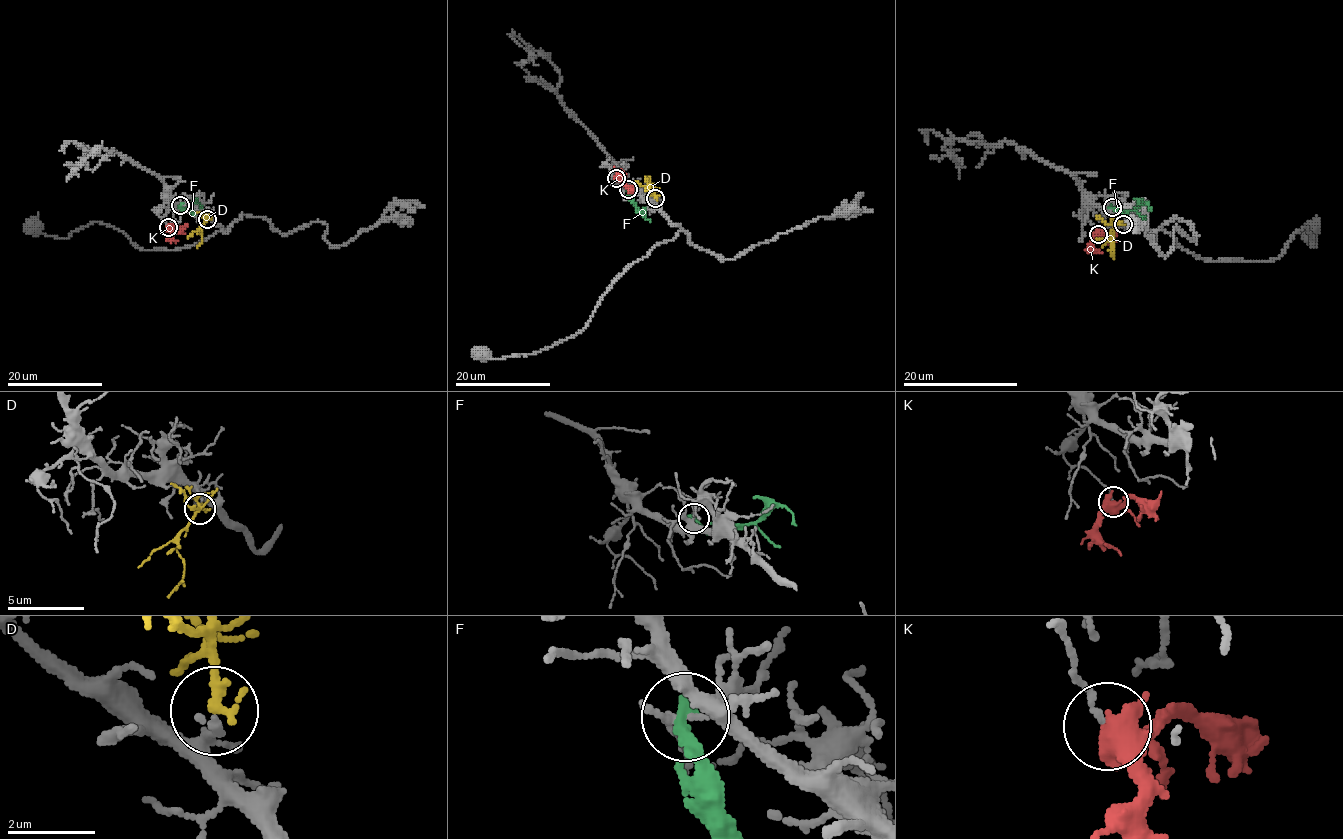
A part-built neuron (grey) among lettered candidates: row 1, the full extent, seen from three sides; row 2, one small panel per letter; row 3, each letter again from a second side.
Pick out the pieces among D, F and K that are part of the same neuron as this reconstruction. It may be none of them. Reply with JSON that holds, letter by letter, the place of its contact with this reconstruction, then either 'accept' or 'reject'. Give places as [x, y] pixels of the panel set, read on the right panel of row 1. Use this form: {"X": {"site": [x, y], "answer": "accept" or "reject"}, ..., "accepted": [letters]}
{"D": {"site": [1123, 224], "answer": "accept"}, "F": {"site": [1112, 207], "answer": "reject"}, "K": {"site": [1098, 234], "answer": "reject"}, "accepted": ["D"]}

